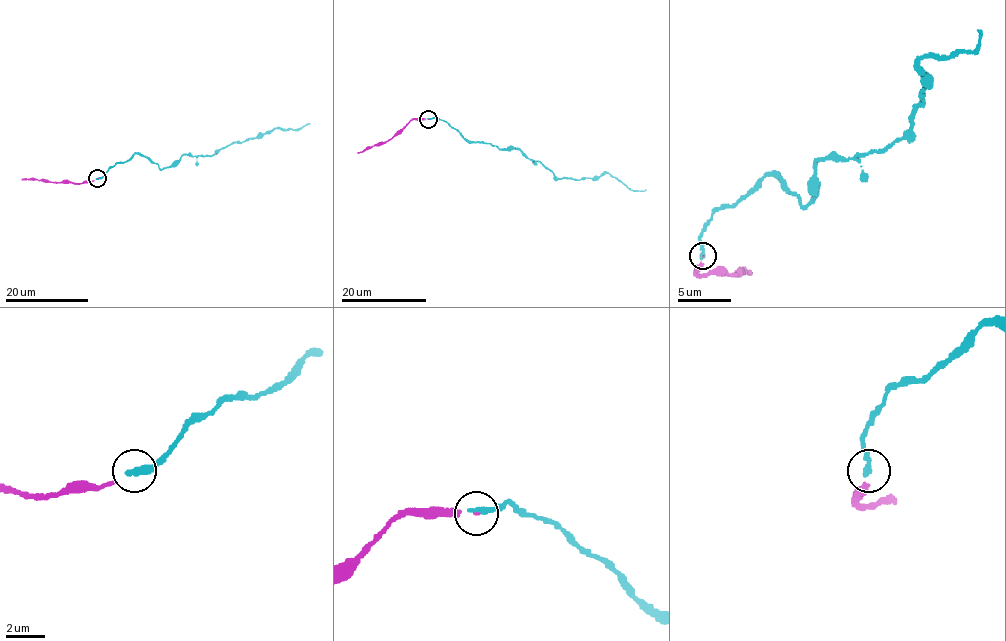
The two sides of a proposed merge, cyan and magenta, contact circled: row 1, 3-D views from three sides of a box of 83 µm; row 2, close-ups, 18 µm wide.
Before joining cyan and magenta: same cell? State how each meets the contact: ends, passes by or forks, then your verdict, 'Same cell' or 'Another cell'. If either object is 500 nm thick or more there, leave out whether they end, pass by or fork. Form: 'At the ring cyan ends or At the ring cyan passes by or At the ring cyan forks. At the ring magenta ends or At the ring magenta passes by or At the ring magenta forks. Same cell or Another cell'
At the ring cyan ends. At the ring magenta ends. Same cell

